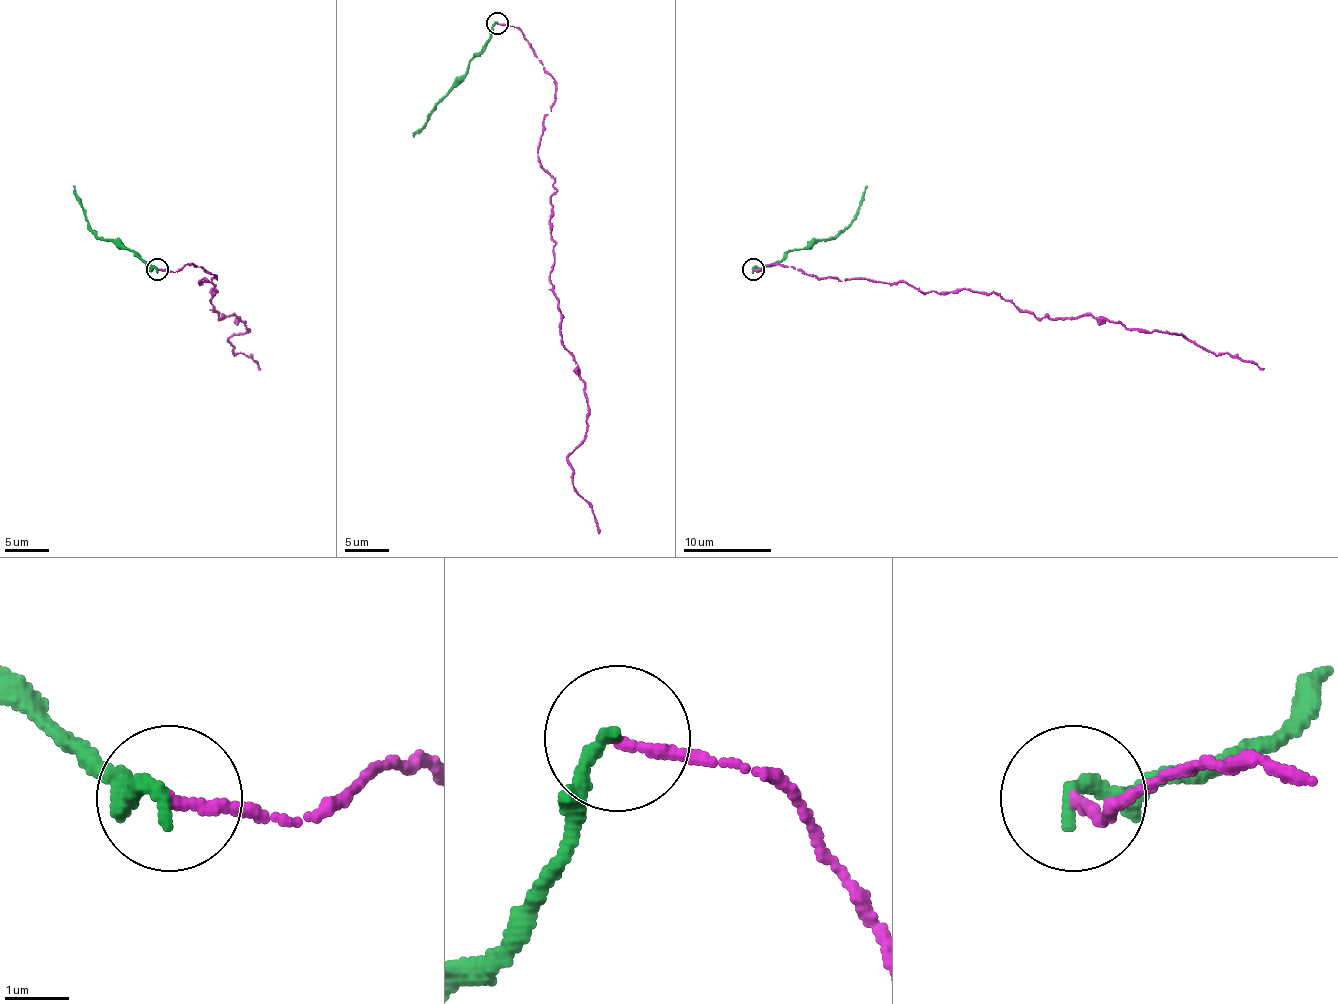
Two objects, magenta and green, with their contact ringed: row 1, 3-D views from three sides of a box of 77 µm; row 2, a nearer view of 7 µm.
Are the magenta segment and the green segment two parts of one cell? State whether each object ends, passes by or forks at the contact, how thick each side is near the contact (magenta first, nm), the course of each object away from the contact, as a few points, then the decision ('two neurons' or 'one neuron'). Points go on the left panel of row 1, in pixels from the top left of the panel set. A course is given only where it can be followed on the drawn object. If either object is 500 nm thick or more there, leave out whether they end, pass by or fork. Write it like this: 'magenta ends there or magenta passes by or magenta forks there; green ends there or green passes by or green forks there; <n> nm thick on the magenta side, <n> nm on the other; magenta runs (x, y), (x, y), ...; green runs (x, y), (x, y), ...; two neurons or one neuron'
magenta ends there; green ends there; 170 nm thick on the magenta side, 240 nm on the other; magenta runs (158, 269), (215, 278), (197, 282), (217, 291), (220, 318), (244, 322), (228, 340), (259, 369); green runs (158, 269), (113, 240), (102, 240), (87, 221), (74, 185); two neurons

